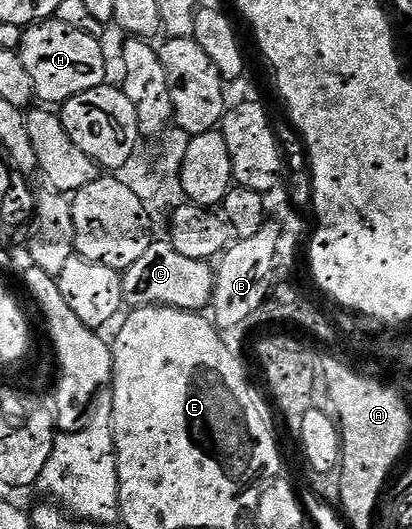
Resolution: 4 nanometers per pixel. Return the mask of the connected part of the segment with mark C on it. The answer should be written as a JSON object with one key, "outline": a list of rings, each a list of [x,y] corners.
{"outline":[[[153,241],[149,245],[149,249],[145,249],[145,254],[137,261],[133,261],[133,265],[129,265],[127,271],[122,272],[123,302],[131,309],[160,306],[199,313],[210,308],[211,298],[215,292],[215,272],[216,268],[208,260],[194,260],[182,256],[169,241],[163,241],[163,243]]]}

